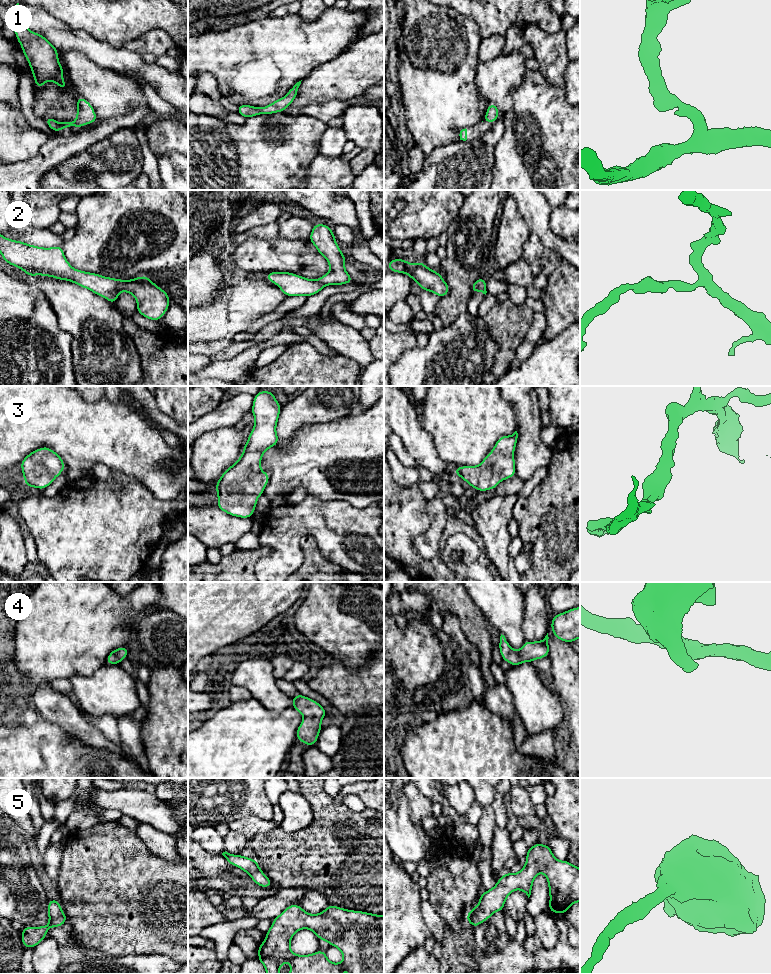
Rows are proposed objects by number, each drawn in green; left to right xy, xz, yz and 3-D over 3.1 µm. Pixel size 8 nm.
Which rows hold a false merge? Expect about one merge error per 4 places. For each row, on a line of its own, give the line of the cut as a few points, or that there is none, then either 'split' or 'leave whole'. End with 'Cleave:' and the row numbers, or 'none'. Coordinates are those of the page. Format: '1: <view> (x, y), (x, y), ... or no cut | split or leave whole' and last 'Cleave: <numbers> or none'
1: no cut | leave whole
2: xy (126, 281), (120, 290) | split
3: no cut | leave whole
4: no cut | leave whole
5: no cut | leave whole
Cleave: 2

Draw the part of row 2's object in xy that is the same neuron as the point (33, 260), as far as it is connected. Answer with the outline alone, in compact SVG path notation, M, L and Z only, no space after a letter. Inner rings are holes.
M0 234L0 253L5 262L22 269L27 276L43 275L68 280L115 304L125 280L76 270L64 256L63 247L42 248L14 241Z

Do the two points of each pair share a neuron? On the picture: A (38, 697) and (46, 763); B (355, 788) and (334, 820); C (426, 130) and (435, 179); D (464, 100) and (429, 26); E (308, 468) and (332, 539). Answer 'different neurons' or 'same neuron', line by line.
A: different neurons
B: different neurons
C: different neurons
D: same neuron
E: different neurons

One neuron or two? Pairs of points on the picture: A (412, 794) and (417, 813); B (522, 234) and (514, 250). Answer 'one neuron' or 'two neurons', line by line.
A: one neuron
B: one neuron

